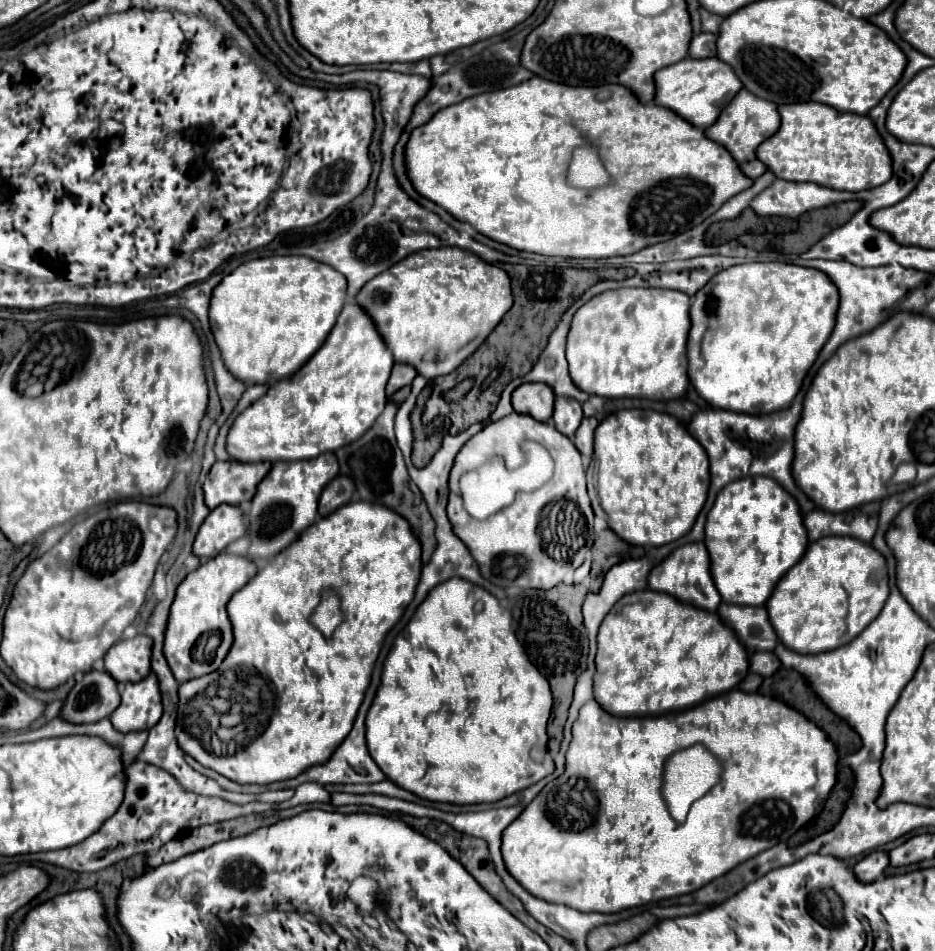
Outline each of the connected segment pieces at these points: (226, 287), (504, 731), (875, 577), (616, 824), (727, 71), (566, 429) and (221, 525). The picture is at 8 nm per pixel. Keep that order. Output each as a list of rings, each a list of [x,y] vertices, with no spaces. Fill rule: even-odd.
[[[269,256],[241,264],[213,290],[209,320],[229,372],[247,384],[273,384],[297,372],[325,342],[347,298],[347,280],[309,256]]]
[[[455,577],[445,580],[445,584],[439,584],[429,592],[425,602],[415,610],[411,622],[407,628],[399,634],[395,640],[393,650],[389,652],[385,666],[383,666],[383,676],[381,676],[381,686],[377,690],[377,696],[367,712],[367,748],[377,766],[385,772],[385,776],[401,786],[403,790],[413,792],[419,798],[431,800],[431,802],[447,802],[447,804],[483,804],[483,802],[497,802],[505,796],[511,796],[519,790],[525,790],[539,782],[541,778],[549,776],[555,770],[555,764],[549,756],[545,756],[547,750],[547,725],[549,716],[553,708],[553,696],[549,690],[549,682],[537,668],[531,664],[531,660],[525,656],[525,650],[521,648],[513,628],[511,628],[511,612],[505,610],[499,600],[483,590],[481,586],[469,584],[467,580]]]
[[[825,536],[811,542],[805,556],[781,578],[767,608],[787,648],[799,654],[819,654],[859,636],[879,616],[887,598],[889,578],[883,554],[853,536]]]
[[[749,674],[731,692],[695,708],[661,716],[621,718],[589,700],[573,724],[565,772],[551,780],[503,832],[503,860],[511,876],[533,896],[581,912],[613,914],[625,908],[683,896],[733,870],[737,864],[789,840],[825,804],[837,782],[837,746],[809,718],[781,700],[758,693],[761,676]],[[705,744],[725,762],[723,780],[699,798],[683,824],[671,820],[661,796],[661,772],[673,750]]]
[[[685,58],[677,64],[661,68],[655,74],[655,84],[657,84],[655,102],[665,108],[671,108],[681,118],[685,118],[687,122],[691,122],[701,130],[709,128],[719,118],[721,102],[725,108],[735,98],[735,94],[743,88],[737,74],[733,74],[733,68],[719,58],[705,58],[705,60]]]
[[[557,398],[555,400],[553,422],[561,434],[565,434],[567,438],[573,440],[581,420],[583,420],[583,410],[577,400],[573,400],[573,398]]]
[[[221,504],[201,524],[193,552],[201,560],[213,558],[225,550],[227,544],[239,540],[245,534],[245,514],[239,506]]]

